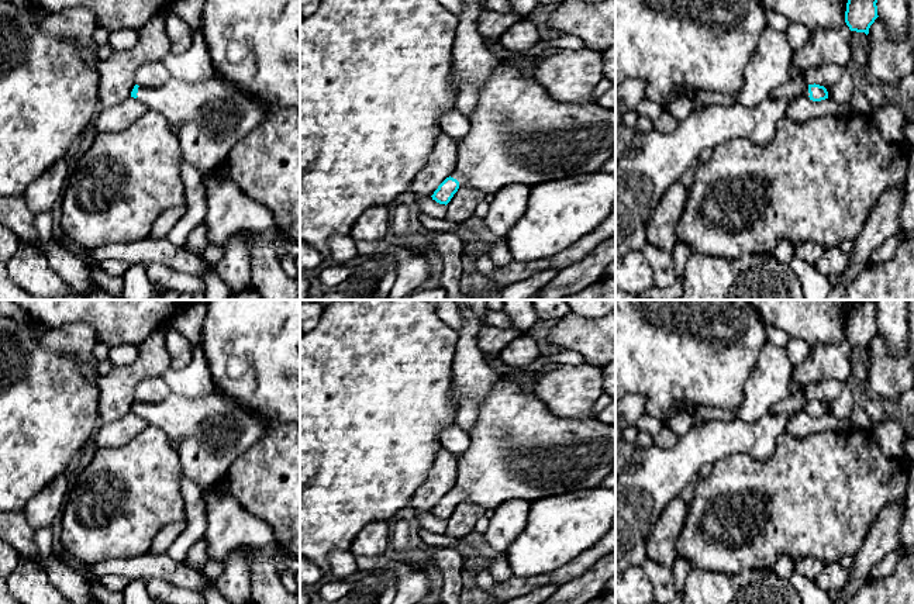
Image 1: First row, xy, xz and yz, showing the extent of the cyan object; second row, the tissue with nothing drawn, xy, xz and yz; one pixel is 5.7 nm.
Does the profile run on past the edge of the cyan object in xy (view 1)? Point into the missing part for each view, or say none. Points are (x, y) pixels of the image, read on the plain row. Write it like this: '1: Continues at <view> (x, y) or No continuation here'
1: Continues at xy (211, 432)

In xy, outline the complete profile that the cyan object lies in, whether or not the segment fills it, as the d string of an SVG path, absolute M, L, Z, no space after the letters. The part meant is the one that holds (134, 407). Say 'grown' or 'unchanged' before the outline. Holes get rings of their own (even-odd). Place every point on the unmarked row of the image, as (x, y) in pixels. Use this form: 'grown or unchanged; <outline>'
grown; M215 390L203 398L170 393L154 404L135 400L131 413L177 443L183 474L204 491L268 432L263 421Z

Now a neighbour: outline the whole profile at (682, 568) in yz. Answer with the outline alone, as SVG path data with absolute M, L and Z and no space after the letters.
M677 558L675 565L672 566L672 576L679 596L683 596L683 587L691 570L693 570L693 565L682 558Z

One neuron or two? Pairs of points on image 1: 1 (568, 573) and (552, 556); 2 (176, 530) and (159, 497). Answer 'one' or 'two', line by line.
1: two
2: two

